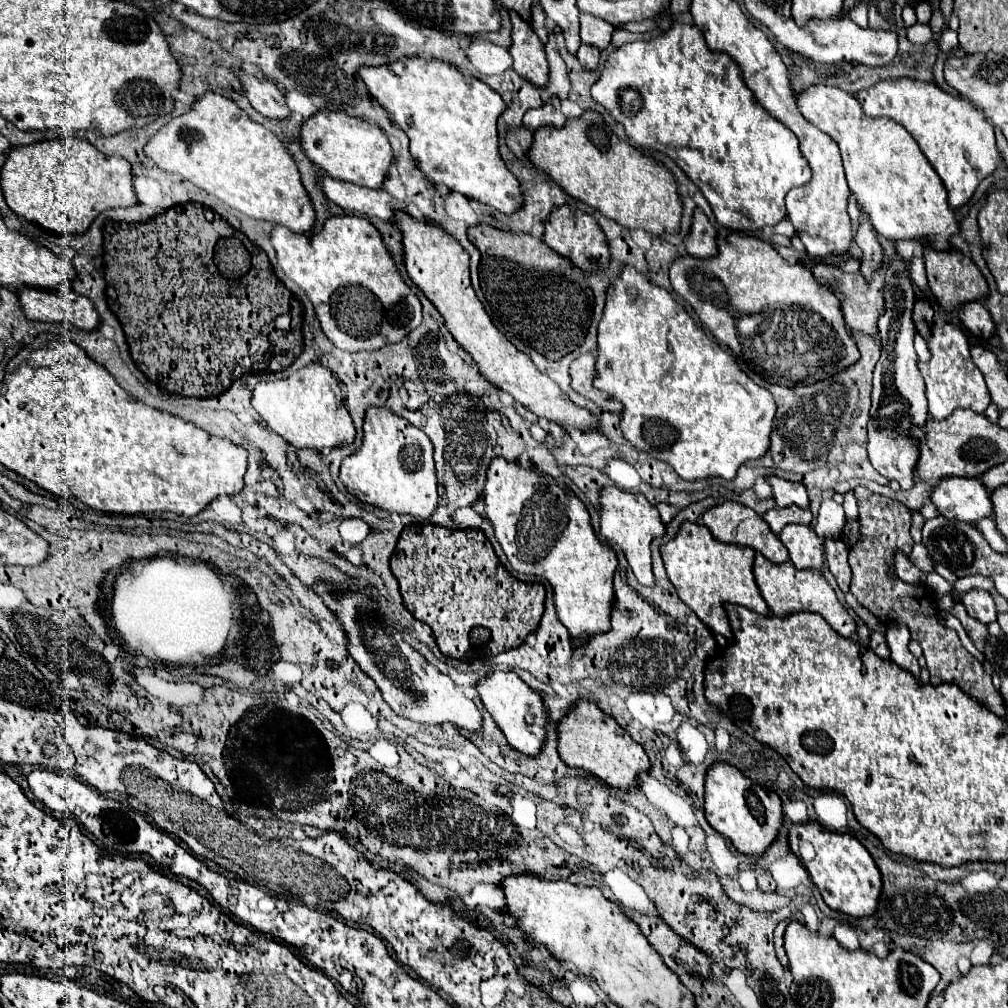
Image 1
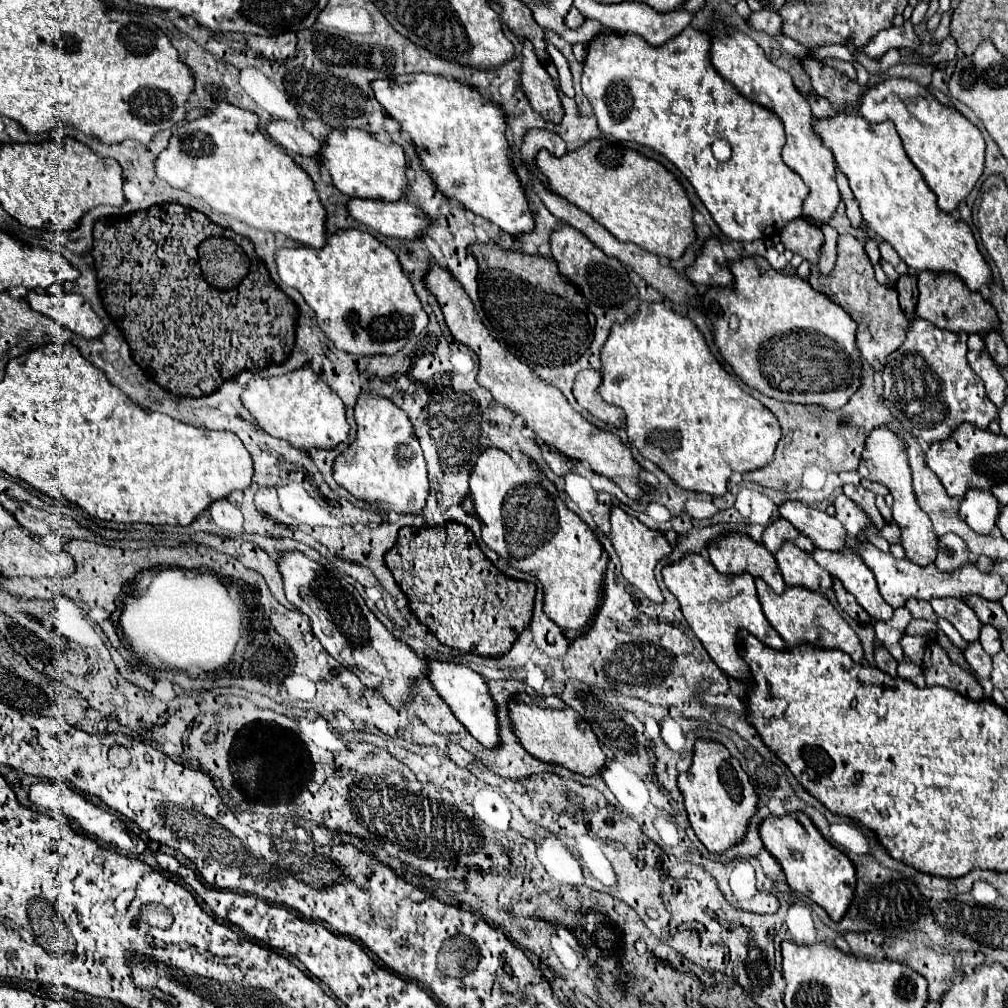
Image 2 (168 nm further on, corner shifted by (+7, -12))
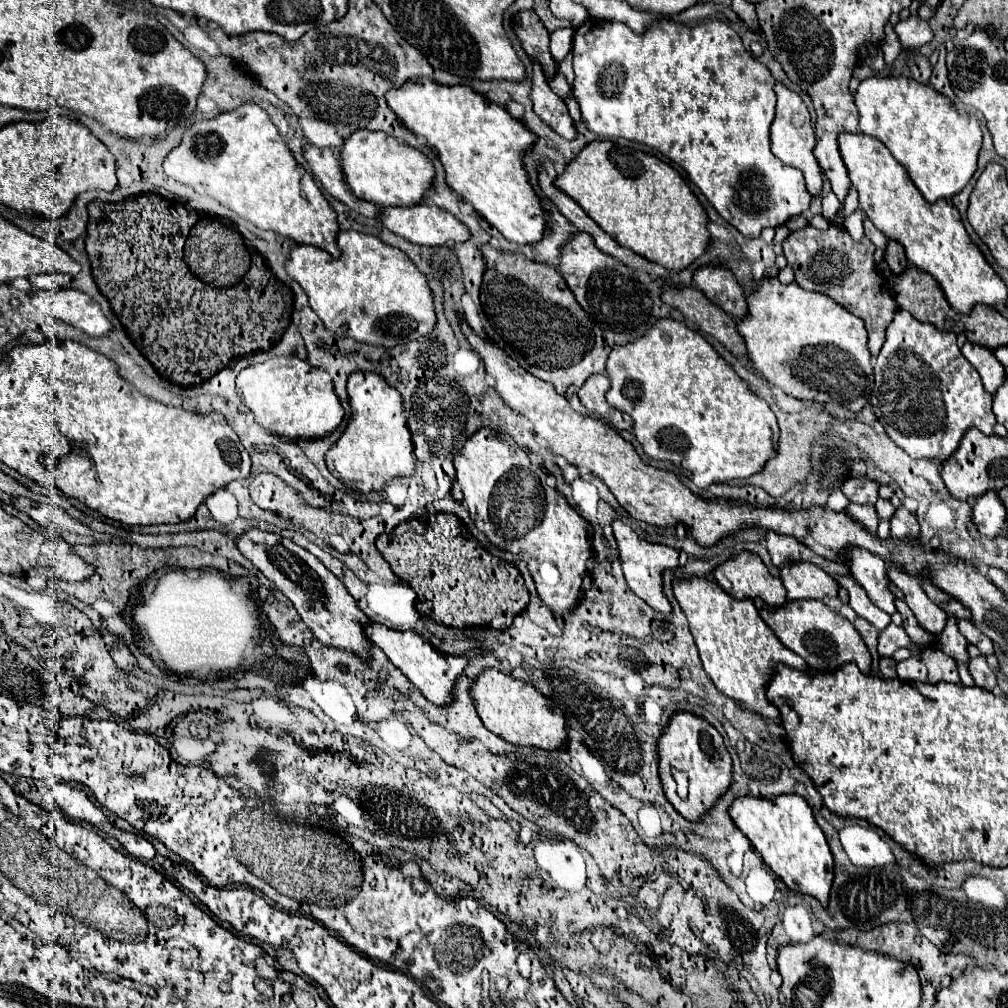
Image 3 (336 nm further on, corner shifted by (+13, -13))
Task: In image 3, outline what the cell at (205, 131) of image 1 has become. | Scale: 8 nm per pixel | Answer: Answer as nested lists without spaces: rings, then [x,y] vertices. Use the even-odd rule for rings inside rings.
[[[241,104],[211,120],[195,122],[185,130],[181,144],[167,154],[163,170],[169,178],[191,186],[197,194],[215,198],[261,230],[271,230],[297,244],[313,244],[323,250],[327,240],[327,252],[337,252],[335,236],[339,226],[335,210],[311,174],[297,164],[267,112],[257,104]]]

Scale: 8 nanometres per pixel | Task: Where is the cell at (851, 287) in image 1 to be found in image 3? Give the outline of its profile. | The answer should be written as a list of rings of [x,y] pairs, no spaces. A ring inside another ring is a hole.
[[[807,226],[805,230],[793,232],[783,240],[783,252],[789,260],[789,266],[795,270],[795,282],[801,288],[827,294],[865,322],[869,334],[869,352],[871,358],[875,358],[885,342],[887,326],[893,322],[899,306],[875,268],[875,246],[871,240],[863,238],[861,242],[853,242],[843,226],[829,226],[827,232],[819,232],[817,228]]]

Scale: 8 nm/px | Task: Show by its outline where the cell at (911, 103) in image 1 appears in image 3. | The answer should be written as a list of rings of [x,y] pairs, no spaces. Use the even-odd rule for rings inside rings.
[[[885,76],[885,78],[867,78],[859,84],[855,94],[855,104],[859,110],[859,130],[881,140],[891,154],[905,166],[913,184],[921,190],[927,202],[949,200],[959,194],[971,176],[977,170],[977,154],[981,148],[981,128],[979,120],[971,112],[957,110],[949,98],[935,92],[927,84],[919,84],[913,78],[905,76]]]

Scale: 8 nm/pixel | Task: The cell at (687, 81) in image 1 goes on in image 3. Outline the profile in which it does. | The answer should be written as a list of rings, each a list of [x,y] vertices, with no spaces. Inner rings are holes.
[[[589,18],[585,24],[581,24],[575,30],[573,70],[575,70],[573,96],[577,98],[577,102],[581,106],[583,122],[585,122],[589,132],[593,132],[597,136],[621,136],[621,138],[641,142],[649,148],[659,150],[663,156],[667,156],[669,160],[679,164],[689,174],[689,180],[703,192],[703,196],[711,202],[711,206],[719,212],[719,216],[727,224],[737,228],[745,238],[759,238],[763,228],[783,226],[791,216],[803,214],[809,208],[811,196],[807,196],[803,174],[799,170],[783,164],[769,150],[769,126],[771,126],[771,120],[775,118],[775,92],[773,92],[775,78],[759,60],[755,60],[745,50],[741,38],[737,36],[737,32],[729,24],[725,24],[721,20],[707,20],[707,22],[701,22],[697,26],[685,26],[685,24],[675,24],[673,20],[665,20],[665,22],[655,22],[651,26],[651,32],[645,32],[643,36],[639,36],[639,34],[631,32],[631,28],[627,28],[625,24],[611,24],[611,22]]]

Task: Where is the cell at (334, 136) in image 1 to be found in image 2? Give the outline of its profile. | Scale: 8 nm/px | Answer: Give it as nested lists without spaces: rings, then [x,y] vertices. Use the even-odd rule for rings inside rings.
[[[333,129],[325,139],[319,159],[325,161],[333,185],[347,197],[399,201],[405,195],[407,159],[403,147],[397,143],[381,143],[365,129]]]

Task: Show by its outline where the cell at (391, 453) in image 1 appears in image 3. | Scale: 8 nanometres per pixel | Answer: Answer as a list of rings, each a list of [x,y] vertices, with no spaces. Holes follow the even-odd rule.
[[[351,374],[347,382],[351,418],[343,436],[325,454],[329,472],[347,488],[357,492],[381,492],[387,482],[397,476],[411,476],[417,466],[413,440],[403,416],[401,394],[393,390],[381,376]]]

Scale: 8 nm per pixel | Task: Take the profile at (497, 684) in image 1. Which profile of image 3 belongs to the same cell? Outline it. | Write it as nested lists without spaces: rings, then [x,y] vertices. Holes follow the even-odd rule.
[[[371,622],[367,628],[365,628],[369,640],[379,646],[387,658],[409,678],[409,682],[429,700],[433,702],[435,706],[441,706],[441,708],[447,708],[451,702],[453,702],[453,688],[457,684],[457,678],[461,674],[461,666],[467,664],[467,658],[459,658],[459,656],[447,656],[447,654],[441,654],[439,650],[435,650],[431,644],[427,644],[421,636],[417,636],[415,632],[407,630],[407,632],[397,632],[397,630],[391,630],[387,626],[381,626],[381,624],[375,624]]]

